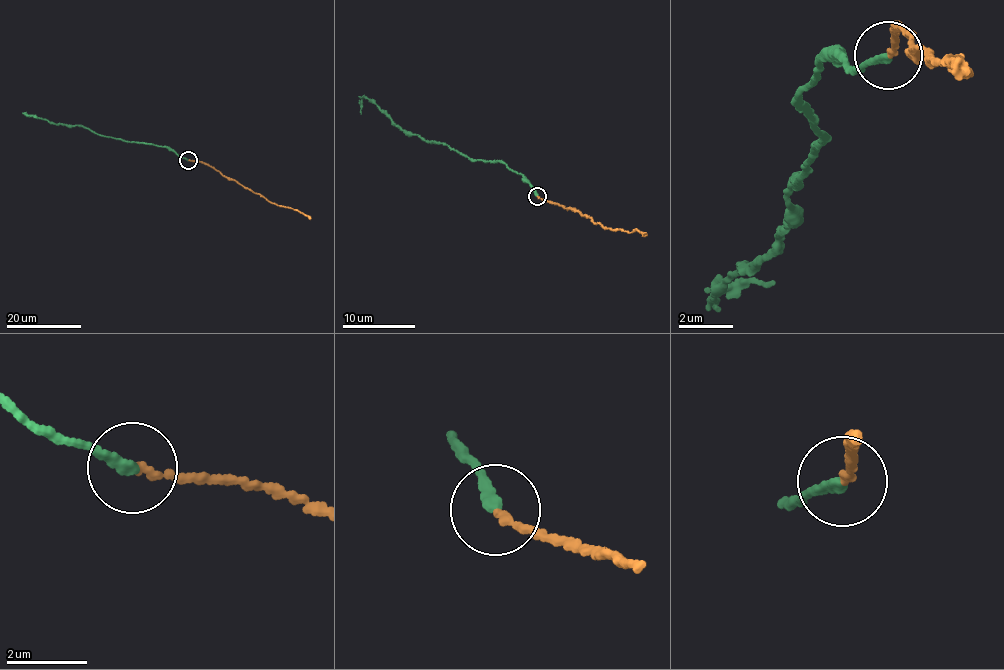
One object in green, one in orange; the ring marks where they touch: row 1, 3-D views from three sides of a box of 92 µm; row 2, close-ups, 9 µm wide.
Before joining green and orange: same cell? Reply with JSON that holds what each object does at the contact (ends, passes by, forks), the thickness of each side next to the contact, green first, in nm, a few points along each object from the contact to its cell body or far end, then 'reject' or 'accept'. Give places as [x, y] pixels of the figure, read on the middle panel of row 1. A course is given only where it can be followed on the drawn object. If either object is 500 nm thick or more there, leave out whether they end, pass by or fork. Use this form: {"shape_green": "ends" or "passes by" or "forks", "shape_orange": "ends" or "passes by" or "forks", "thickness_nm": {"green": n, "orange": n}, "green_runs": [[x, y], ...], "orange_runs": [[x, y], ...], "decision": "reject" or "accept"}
{"shape_green": "ends", "shape_orange": "ends", "thickness_nm": {"green": 300, "orange": 200}, "green_runs": [[537, 196], [526, 178], [505, 164], [471, 161], [423, 141], [368, 98], [360, 103], [361, 113]], "orange_runs": [[537, 196], [605, 227], [646, 233]], "decision": "accept"}

